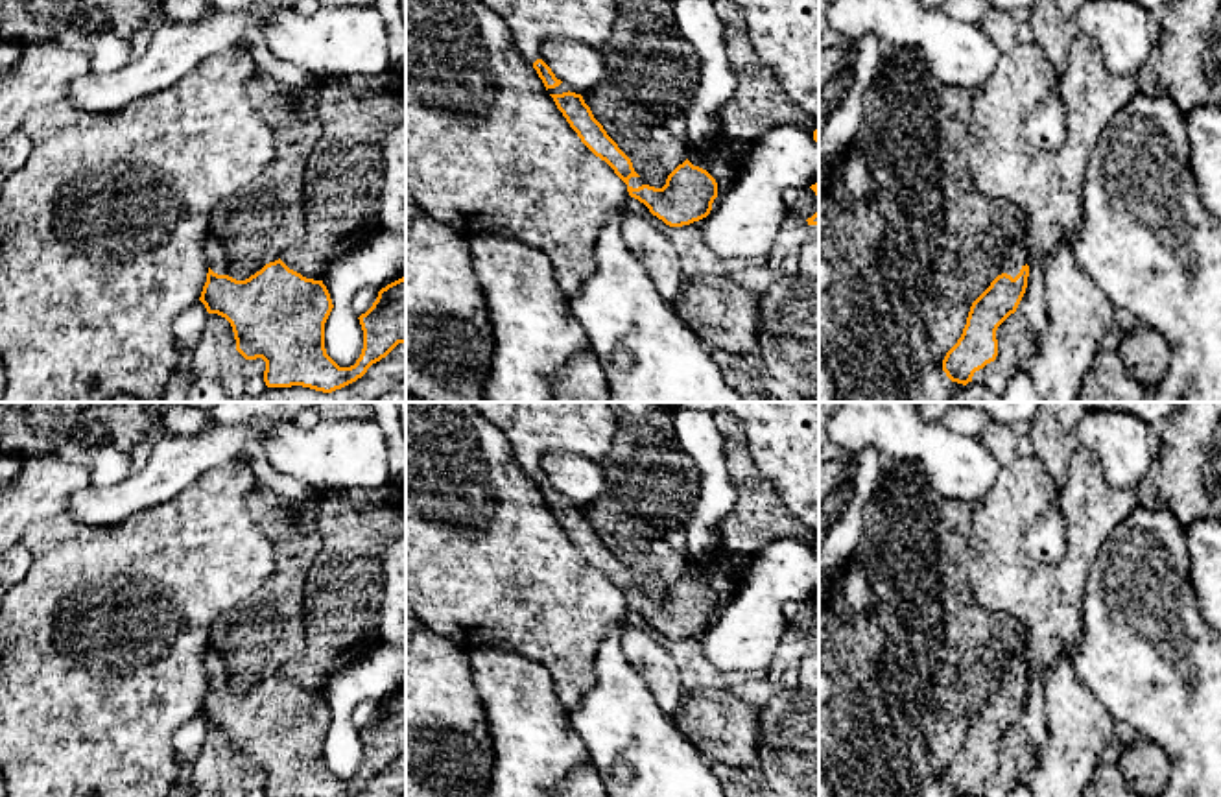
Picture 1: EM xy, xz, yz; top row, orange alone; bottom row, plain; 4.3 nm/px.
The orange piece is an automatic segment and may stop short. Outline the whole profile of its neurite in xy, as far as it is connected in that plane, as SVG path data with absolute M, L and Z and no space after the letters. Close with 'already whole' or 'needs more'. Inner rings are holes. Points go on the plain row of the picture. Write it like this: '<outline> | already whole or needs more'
M212 649L205 657L205 668L208 686L199 714L208 727L218 727L231 736L236 764L245 773L266 775L266 797L352 797L398 756L406 756L406 688L382 701L373 720L358 731L363 743L362 767L354 779L339 780L325 762L325 736L334 718L323 694L302 690L280 672L249 692L236 694L227 684L223 660Z | needs more

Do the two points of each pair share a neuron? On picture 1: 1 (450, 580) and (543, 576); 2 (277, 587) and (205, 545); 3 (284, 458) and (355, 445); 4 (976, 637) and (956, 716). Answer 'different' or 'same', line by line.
1: same
2: different
3: same
4: same

